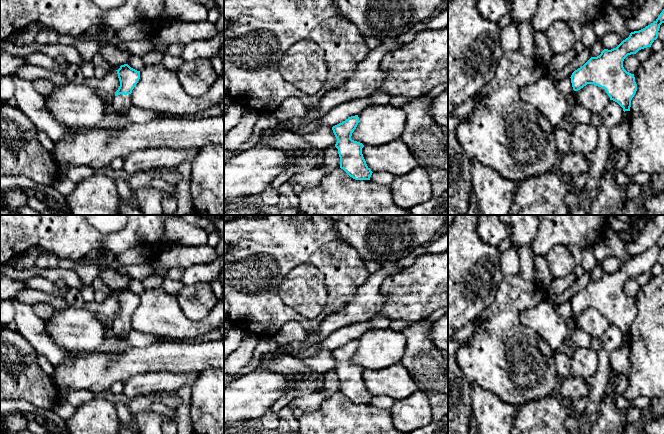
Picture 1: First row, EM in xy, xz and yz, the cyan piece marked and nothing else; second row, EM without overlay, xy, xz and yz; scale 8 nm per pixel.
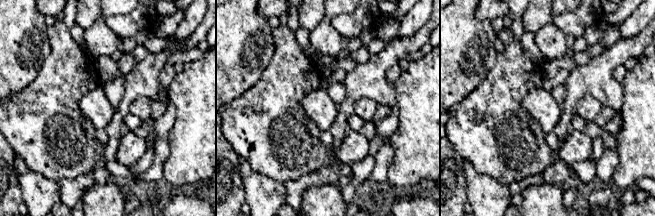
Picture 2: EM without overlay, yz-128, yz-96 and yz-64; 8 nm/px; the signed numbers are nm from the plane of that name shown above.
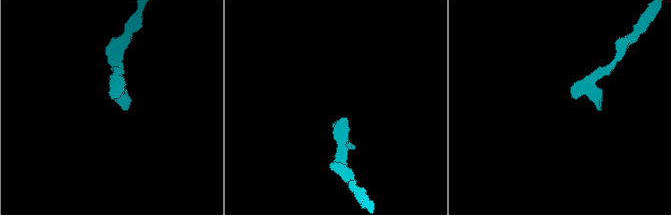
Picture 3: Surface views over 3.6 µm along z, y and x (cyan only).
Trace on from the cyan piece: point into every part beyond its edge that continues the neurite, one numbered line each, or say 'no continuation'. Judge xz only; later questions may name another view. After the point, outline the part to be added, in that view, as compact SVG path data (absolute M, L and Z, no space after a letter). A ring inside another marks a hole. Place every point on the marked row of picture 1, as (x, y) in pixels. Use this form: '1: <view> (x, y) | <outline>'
no continuation

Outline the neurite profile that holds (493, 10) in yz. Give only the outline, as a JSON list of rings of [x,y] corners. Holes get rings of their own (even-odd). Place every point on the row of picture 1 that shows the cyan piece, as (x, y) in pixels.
[[[477,0],[477,9],[487,20],[499,20],[512,10],[512,3],[508,0]]]

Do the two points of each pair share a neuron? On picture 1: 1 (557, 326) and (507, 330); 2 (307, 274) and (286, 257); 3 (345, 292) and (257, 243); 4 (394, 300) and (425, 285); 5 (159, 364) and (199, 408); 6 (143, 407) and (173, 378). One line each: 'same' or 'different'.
1: different
2: different
3: same
4: same
5: different
6: different

